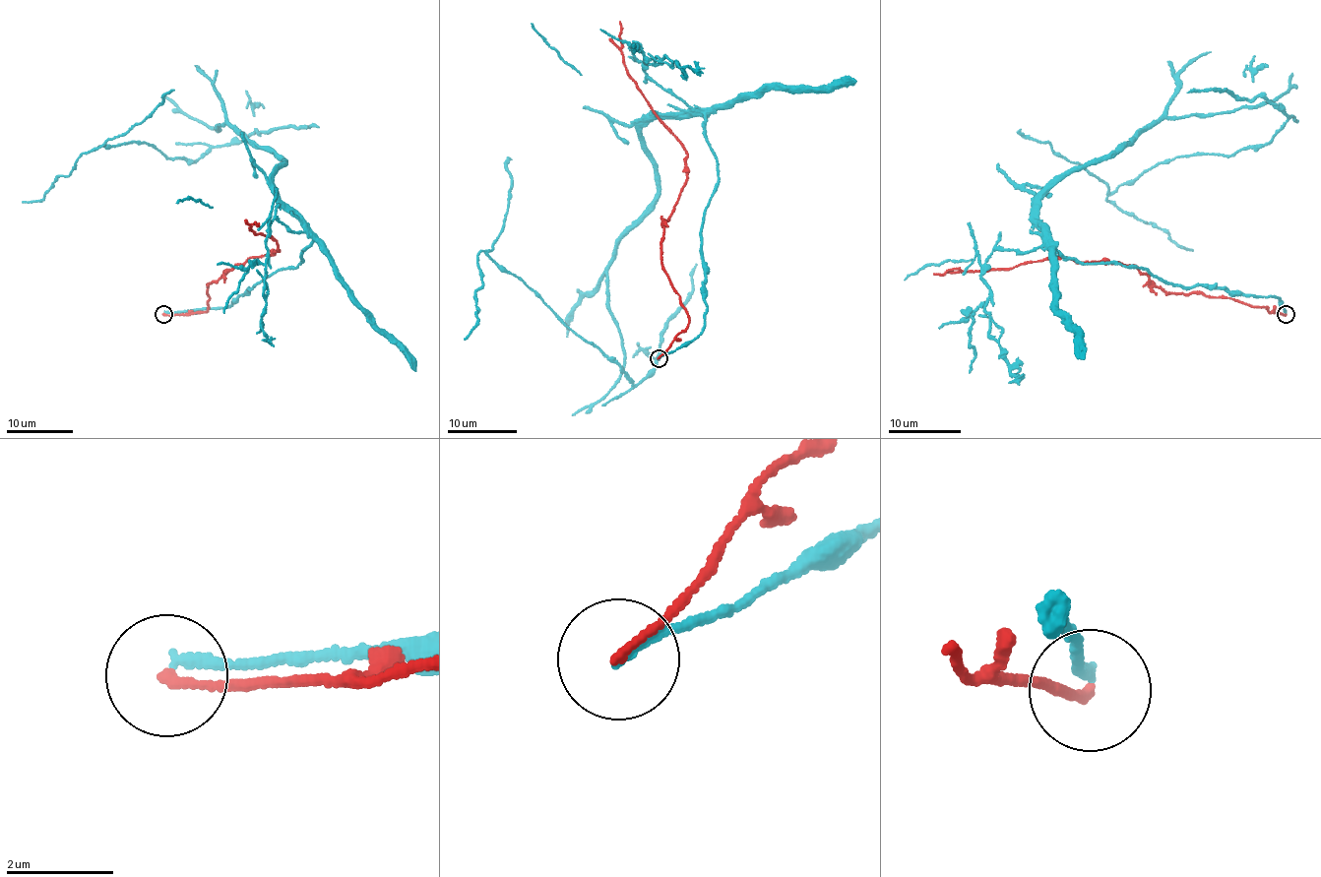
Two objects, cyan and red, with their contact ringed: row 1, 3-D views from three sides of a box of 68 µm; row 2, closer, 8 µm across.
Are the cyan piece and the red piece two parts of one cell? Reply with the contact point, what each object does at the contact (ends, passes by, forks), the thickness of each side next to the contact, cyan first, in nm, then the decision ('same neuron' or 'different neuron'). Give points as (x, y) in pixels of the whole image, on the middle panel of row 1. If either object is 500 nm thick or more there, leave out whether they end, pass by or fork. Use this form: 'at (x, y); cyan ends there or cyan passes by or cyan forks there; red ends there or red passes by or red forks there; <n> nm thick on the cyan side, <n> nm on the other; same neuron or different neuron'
at (659, 358); cyan ends there; red ends there; 170 nm thick on the cyan side, 150 nm on the other; different neuron

